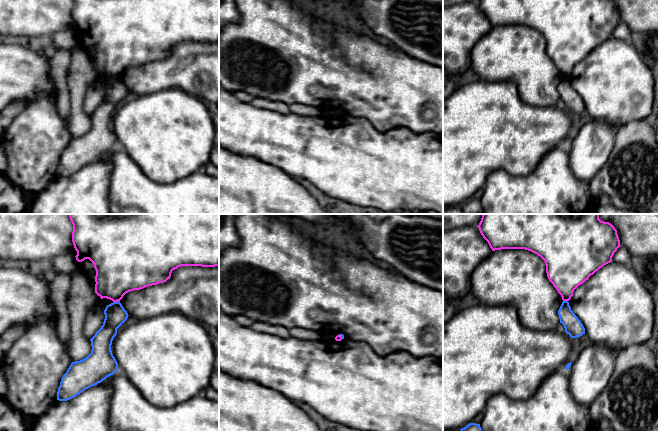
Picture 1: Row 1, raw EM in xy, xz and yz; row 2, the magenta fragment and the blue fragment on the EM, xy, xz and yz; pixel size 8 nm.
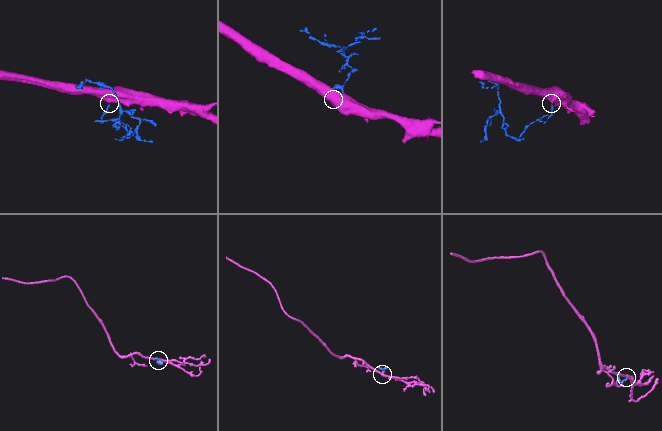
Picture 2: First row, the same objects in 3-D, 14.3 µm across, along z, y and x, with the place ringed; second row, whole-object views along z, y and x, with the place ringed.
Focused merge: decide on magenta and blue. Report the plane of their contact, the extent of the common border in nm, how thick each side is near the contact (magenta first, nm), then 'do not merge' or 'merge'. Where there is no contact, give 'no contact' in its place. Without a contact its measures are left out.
xy | 60 nm | 380/180 nm | do not merge

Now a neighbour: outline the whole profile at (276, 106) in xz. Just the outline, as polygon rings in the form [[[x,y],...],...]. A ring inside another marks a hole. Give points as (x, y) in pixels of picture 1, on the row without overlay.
[[[255,97],[250,103],[258,108],[272,110],[272,111],[278,112],[280,114],[290,113],[289,105],[287,105],[283,102],[280,102],[280,101],[274,101],[274,100],[268,100],[265,98]]]

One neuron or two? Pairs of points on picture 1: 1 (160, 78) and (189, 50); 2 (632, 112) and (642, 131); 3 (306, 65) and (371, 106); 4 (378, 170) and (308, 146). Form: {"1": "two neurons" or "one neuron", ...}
{"1": "one neuron", "2": "two neurons", "3": "one neuron", "4": "one neuron"}

